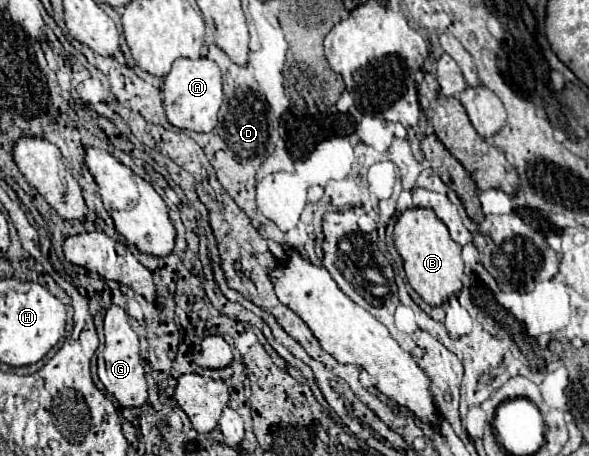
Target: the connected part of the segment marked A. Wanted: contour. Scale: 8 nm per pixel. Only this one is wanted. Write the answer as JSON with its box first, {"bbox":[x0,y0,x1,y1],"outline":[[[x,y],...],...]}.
{"bbox":[163,58,223,132],"outline":[[[179,58],[173,62],[171,72],[165,76],[163,86],[163,108],[167,120],[181,130],[193,132],[211,132],[217,124],[217,112],[223,102],[223,88],[221,88],[221,72],[219,66],[209,58]]]}

